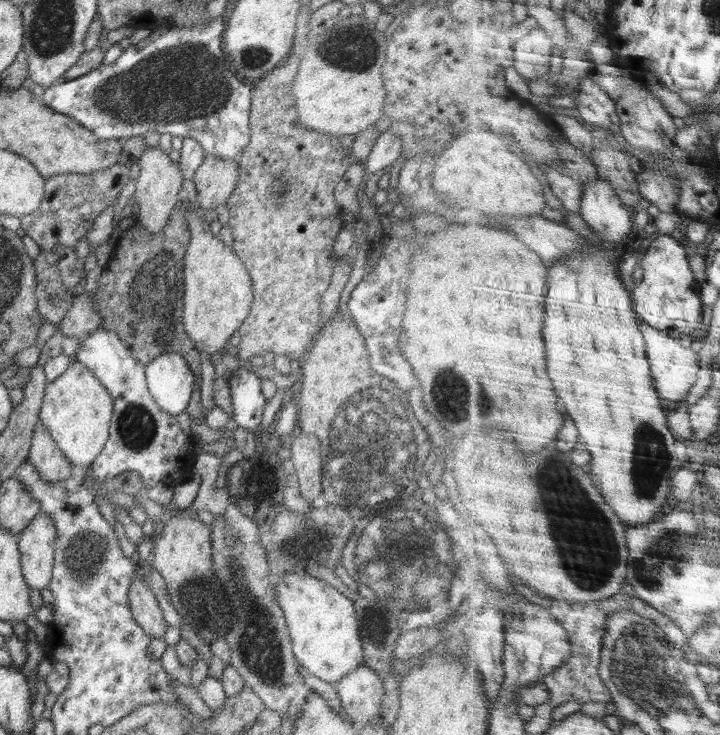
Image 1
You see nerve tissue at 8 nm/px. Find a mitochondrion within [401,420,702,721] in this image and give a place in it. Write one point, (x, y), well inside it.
(587, 542)

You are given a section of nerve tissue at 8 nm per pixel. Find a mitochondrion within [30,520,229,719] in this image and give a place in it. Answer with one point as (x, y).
(85, 554)

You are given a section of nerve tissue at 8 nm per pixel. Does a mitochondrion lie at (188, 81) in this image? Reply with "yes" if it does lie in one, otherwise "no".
yes

